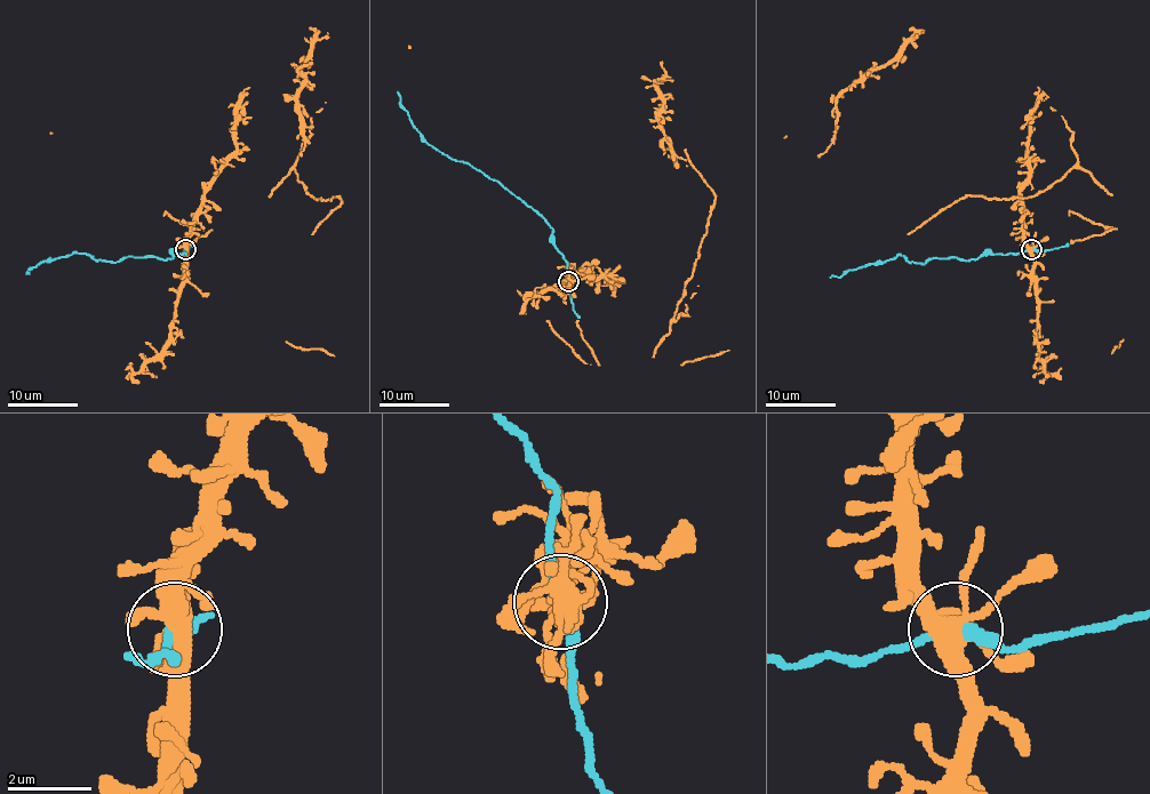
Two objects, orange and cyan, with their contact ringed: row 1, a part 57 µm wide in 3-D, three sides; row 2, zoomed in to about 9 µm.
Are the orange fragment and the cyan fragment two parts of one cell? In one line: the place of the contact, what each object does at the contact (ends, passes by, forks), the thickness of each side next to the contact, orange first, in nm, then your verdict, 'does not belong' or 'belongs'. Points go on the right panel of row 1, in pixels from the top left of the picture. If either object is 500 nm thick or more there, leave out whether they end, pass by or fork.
place (1031, 249); orange forks; cyan passes by; calibres 400 and 240 nm; belongs

